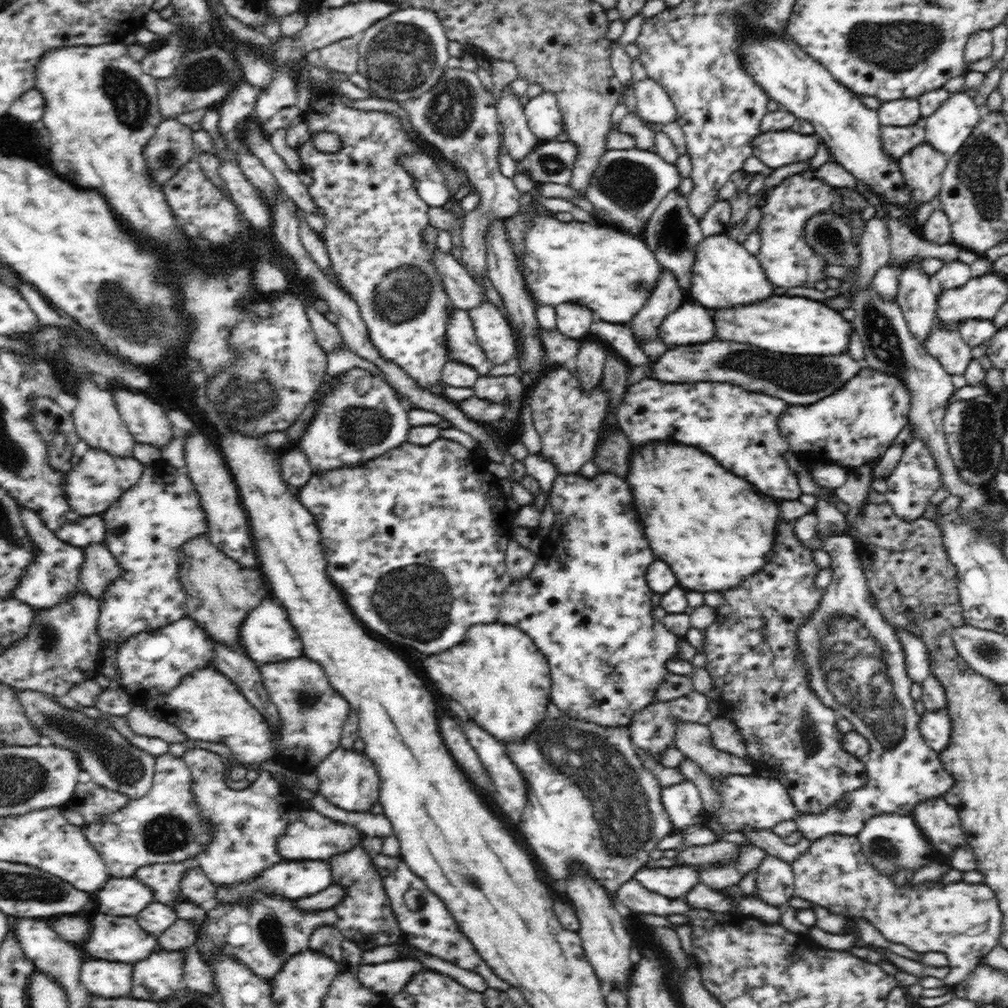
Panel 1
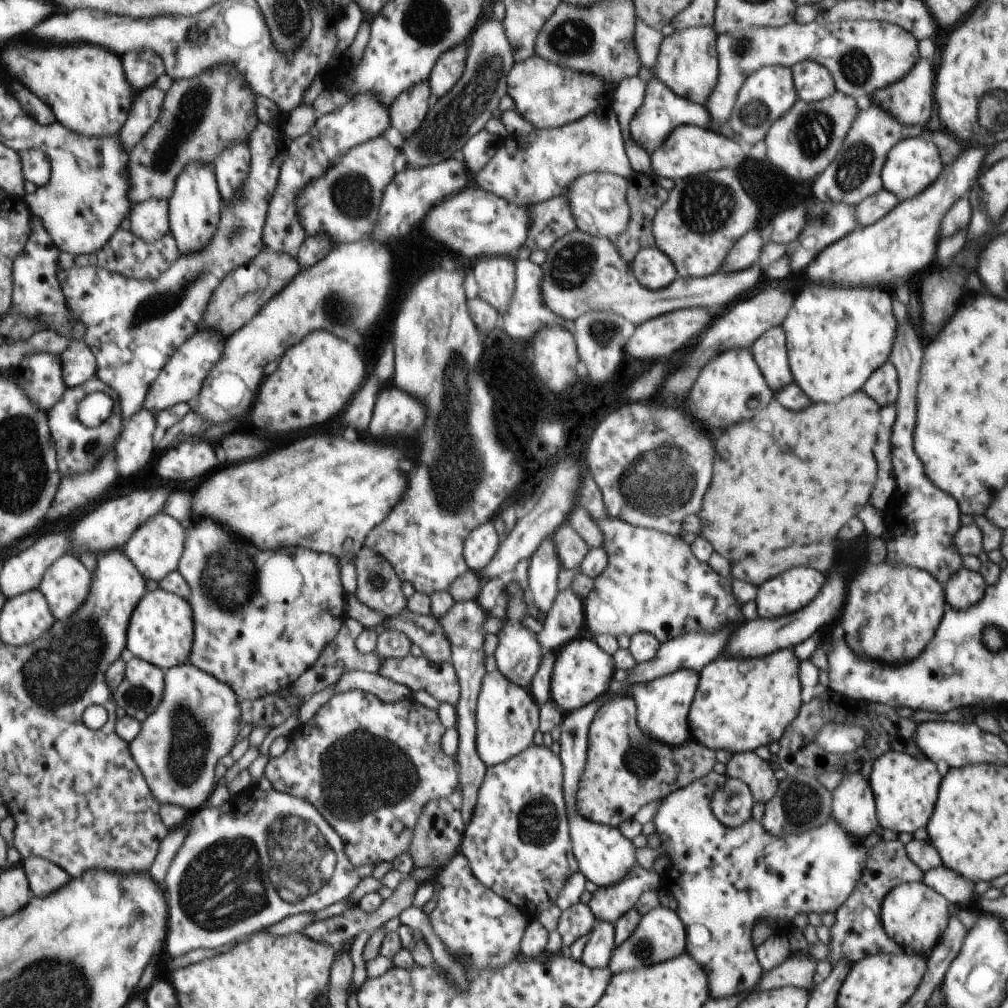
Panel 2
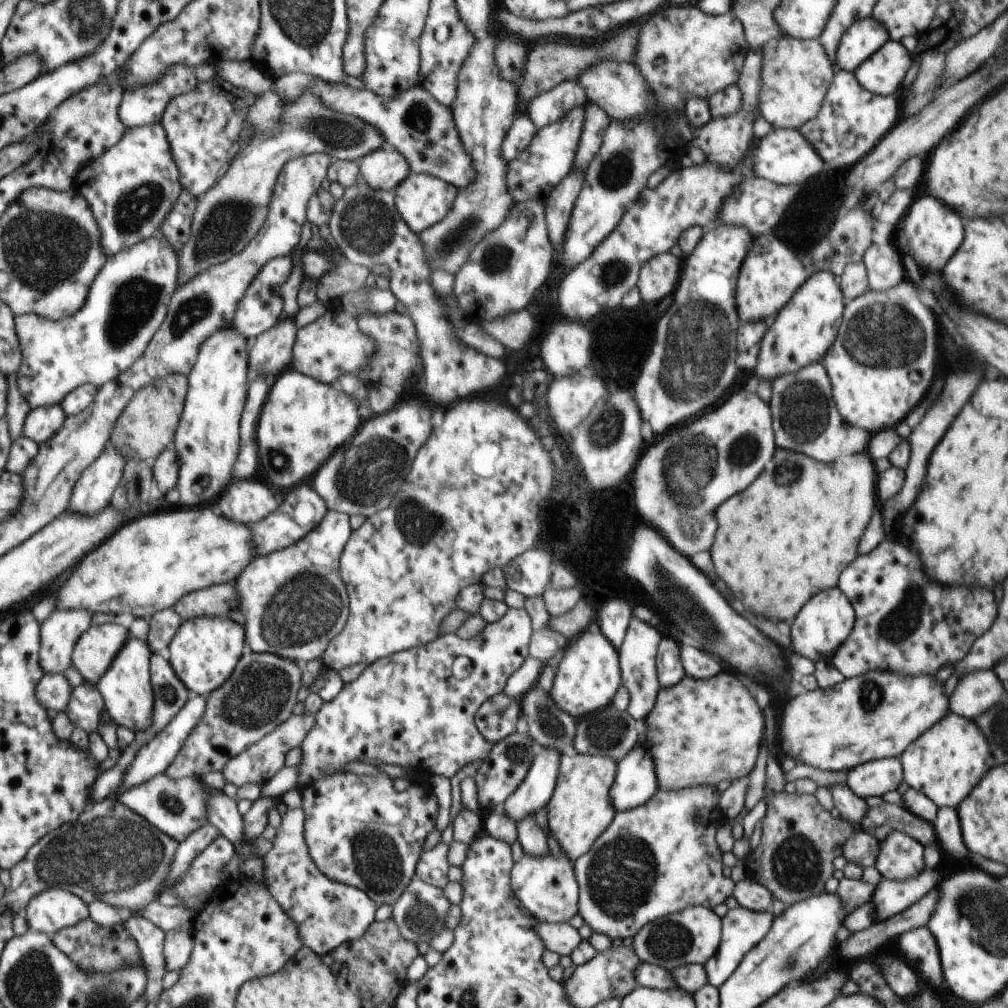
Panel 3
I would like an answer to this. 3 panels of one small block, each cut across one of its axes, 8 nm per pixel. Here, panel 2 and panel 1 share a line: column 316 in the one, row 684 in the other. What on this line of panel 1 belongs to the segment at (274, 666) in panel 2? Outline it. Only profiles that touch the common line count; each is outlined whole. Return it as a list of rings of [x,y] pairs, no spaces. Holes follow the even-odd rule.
[[[602,472],[602,474],[596,474],[592,478],[584,477],[580,473],[579,474],[557,474],[556,480],[554,480],[551,494],[548,496],[550,499],[549,503],[554,511],[555,518],[554,524],[552,524],[552,529],[550,530],[550,534],[544,538],[540,553],[537,556],[536,565],[530,570],[530,574],[526,576],[526,578],[522,578],[522,580],[516,580],[516,582],[511,582],[510,586],[506,588],[506,592],[502,595],[502,606],[500,606],[500,612],[498,614],[498,623],[509,624],[515,627],[522,629],[530,638],[534,641],[534,644],[539,648],[541,653],[546,657],[547,663],[549,664],[550,669],[550,678],[552,681],[551,684],[551,692],[550,698],[551,702],[560,709],[560,712],[563,712],[564,715],[573,718],[573,719],[582,719],[585,721],[590,721],[591,723],[598,724],[603,727],[629,727],[629,724],[632,720],[632,715],[639,710],[646,708],[646,706],[650,706],[656,698],[654,698],[655,690],[658,688],[658,685],[666,678],[667,676],[672,675],[668,672],[668,669],[665,668],[665,663],[668,660],[678,659],[677,658],[677,648],[680,640],[683,640],[683,636],[678,636],[677,634],[672,634],[662,623],[661,621],[654,621],[652,618],[652,610],[653,606],[650,600],[652,600],[653,592],[650,590],[650,587],[646,582],[646,571],[648,566],[650,566],[650,562],[654,562],[654,556],[652,556],[652,550],[648,548],[648,540],[644,538],[644,532],[642,532],[642,526],[640,526],[640,522],[638,522],[638,518],[636,518],[636,512],[634,512],[634,508],[632,508],[632,496],[630,496],[630,486],[626,484],[625,478],[620,478],[617,474],[612,474],[611,472]]]

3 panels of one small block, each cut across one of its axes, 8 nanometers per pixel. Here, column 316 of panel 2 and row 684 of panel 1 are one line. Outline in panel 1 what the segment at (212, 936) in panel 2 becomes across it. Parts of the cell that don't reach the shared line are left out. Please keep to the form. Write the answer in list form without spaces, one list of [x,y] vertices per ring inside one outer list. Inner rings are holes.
[[[818,533],[817,536],[824,541],[823,550],[831,559],[832,584],[824,589],[818,608],[798,626],[798,657],[808,667],[808,683],[812,691],[825,706],[834,709],[840,717],[848,719],[853,730],[864,735],[870,745],[870,752],[860,758],[866,767],[866,784],[842,796],[841,800],[848,803],[848,808],[838,810],[832,804],[820,814],[797,814],[794,818],[797,829],[806,840],[811,841],[834,834],[858,836],[866,820],[870,820],[872,816],[910,815],[916,804],[945,795],[954,784],[952,775],[942,766],[939,752],[932,750],[921,735],[920,714],[915,709],[915,701],[911,696],[913,680],[906,670],[905,654],[894,627],[882,616],[870,592],[857,552],[856,539],[846,533],[828,536]]]

